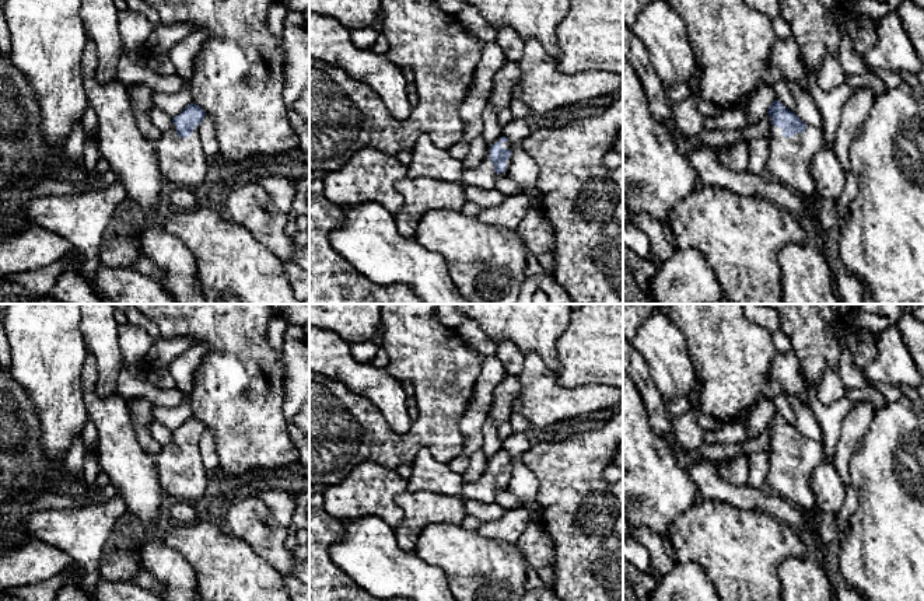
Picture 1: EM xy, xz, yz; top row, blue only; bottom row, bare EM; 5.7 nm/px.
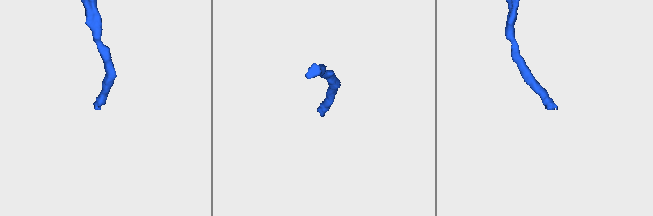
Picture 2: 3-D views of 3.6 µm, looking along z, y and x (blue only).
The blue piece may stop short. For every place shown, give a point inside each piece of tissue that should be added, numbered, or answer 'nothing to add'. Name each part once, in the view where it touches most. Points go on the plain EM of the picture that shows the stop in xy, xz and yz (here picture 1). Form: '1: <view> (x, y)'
1: xz (483, 489)

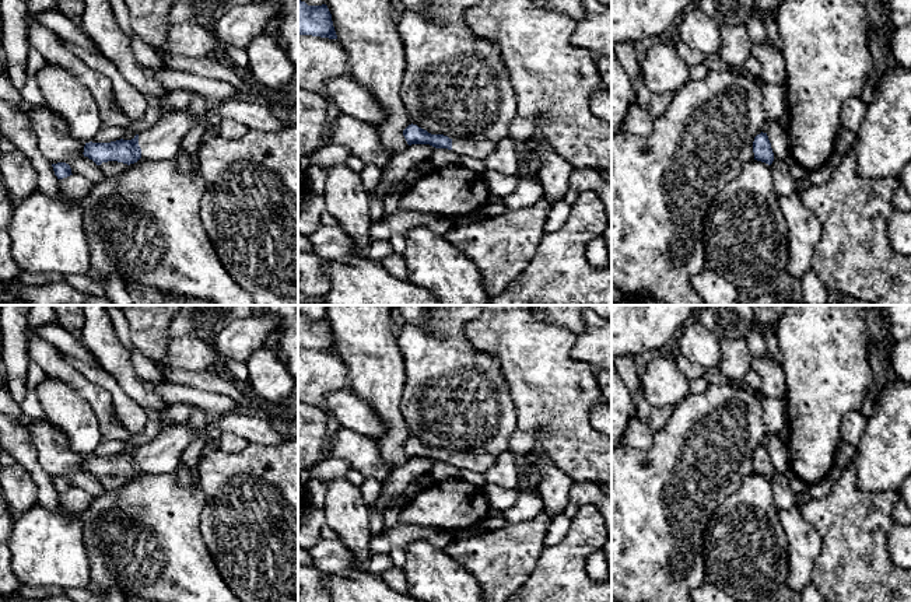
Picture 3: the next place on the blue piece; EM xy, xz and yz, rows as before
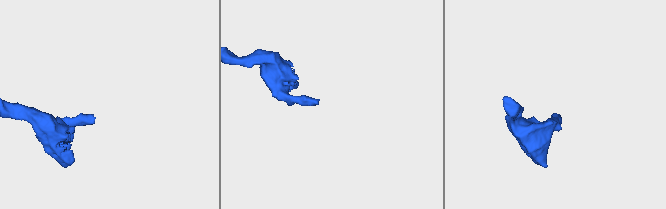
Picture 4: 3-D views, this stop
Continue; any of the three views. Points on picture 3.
1: xy (161, 455)

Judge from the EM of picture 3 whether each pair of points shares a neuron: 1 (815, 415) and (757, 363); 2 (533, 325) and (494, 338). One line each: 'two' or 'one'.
1: two
2: one

